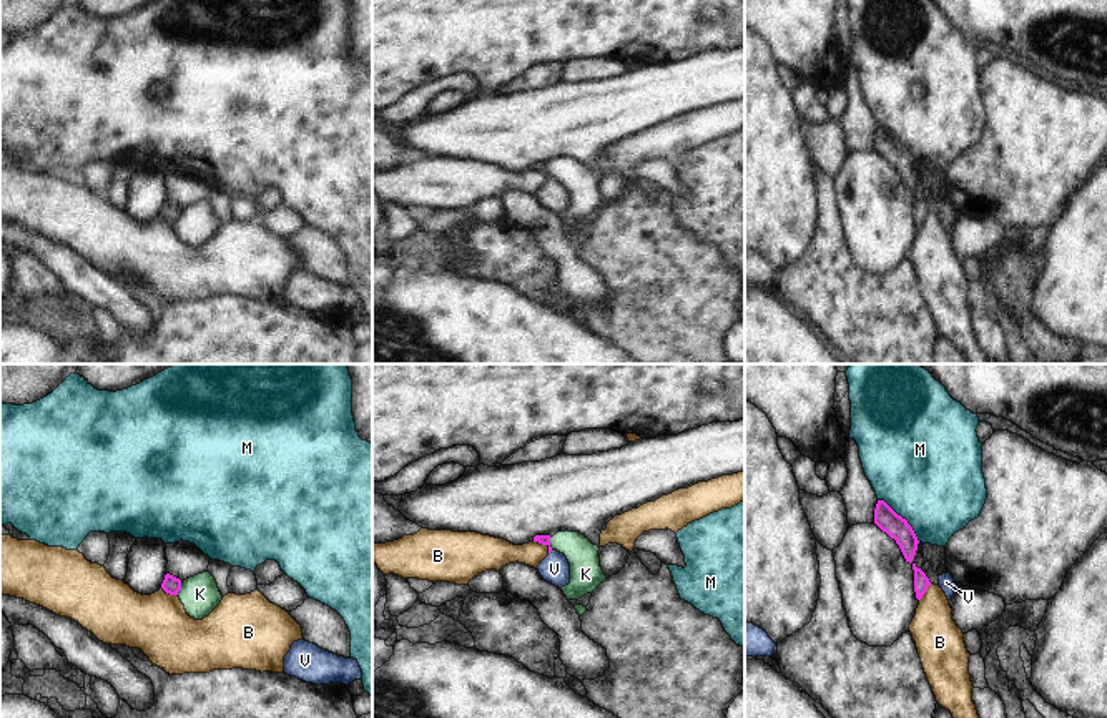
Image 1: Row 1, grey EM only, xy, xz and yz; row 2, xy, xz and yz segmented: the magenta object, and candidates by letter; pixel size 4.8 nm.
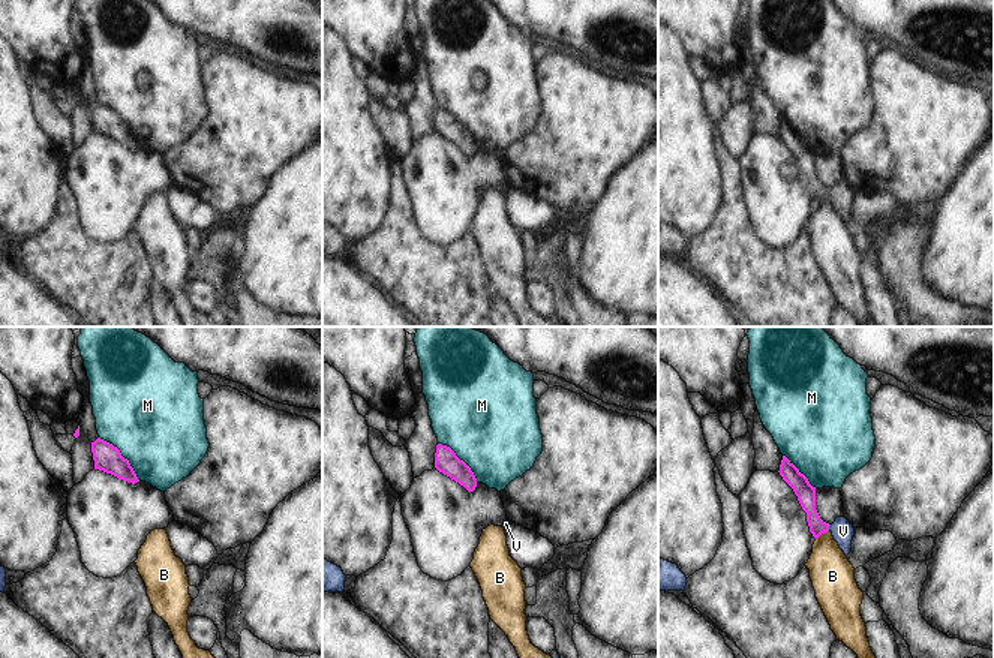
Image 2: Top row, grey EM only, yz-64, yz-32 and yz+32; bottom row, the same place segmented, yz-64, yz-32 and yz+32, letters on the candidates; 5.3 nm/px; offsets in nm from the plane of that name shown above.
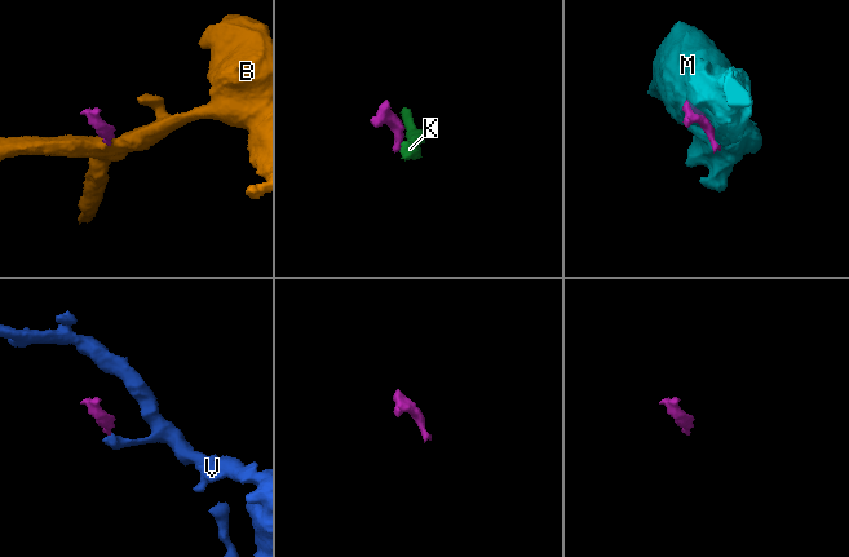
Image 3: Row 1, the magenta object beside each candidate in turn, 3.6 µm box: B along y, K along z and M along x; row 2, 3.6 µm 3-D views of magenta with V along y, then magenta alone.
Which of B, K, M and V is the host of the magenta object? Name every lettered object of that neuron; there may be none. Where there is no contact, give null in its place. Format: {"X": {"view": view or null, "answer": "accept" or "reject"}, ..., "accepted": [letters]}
{"B": {"view": "xz", "answer": "reject"}, "K": {"view": "xy", "answer": "reject"}, "M": {"view": "yz", "answer": "reject"}, "V": {"view": null, "answer": "accept"}, "accepted": ["V"]}

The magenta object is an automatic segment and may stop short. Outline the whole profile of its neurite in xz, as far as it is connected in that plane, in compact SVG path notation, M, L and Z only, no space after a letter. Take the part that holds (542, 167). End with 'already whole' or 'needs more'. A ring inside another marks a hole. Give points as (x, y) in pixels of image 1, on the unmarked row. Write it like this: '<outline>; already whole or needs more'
M550 163L534 165L534 170L549 175L549 183L540 189L537 198L545 209L562 216L570 211L570 191L563 181L550 175L550 166Z; needs more

